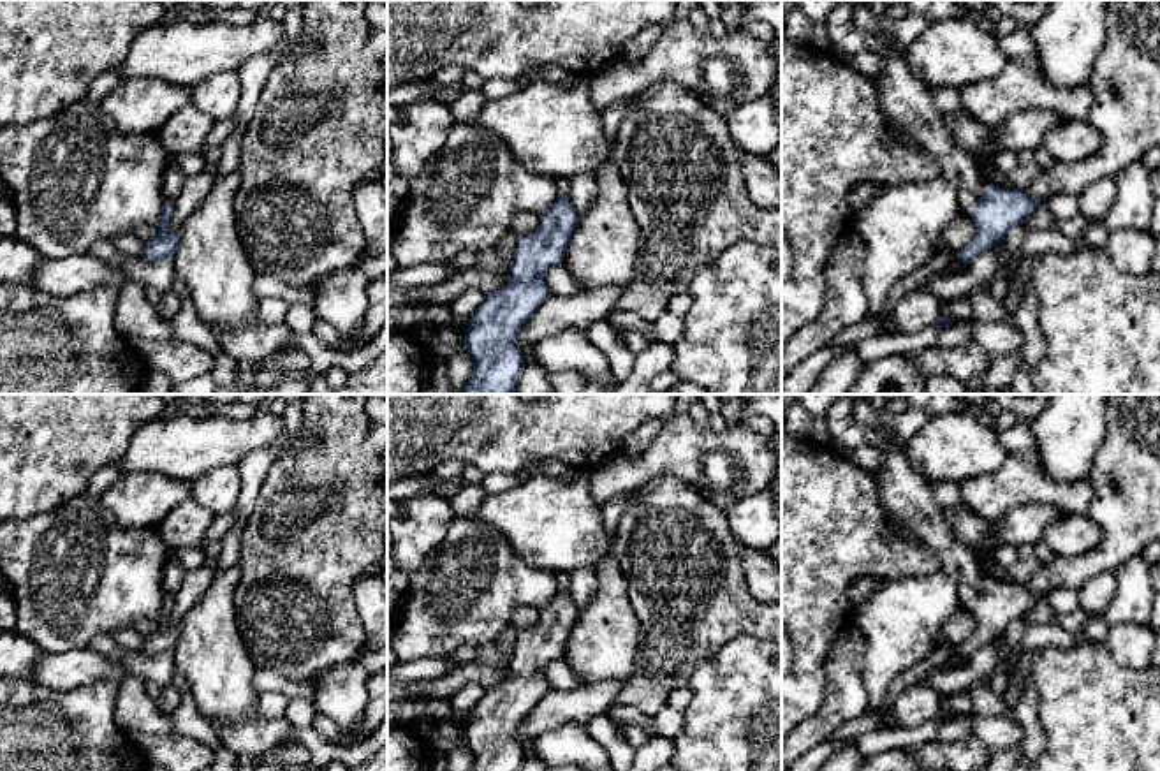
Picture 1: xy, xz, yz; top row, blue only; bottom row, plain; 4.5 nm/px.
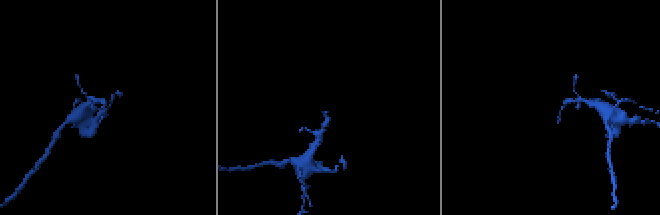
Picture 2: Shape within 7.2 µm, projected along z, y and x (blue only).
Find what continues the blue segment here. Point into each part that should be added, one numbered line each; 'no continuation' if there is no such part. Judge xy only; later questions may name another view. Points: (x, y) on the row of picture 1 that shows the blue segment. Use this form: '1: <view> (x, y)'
1: xy (173, 178)

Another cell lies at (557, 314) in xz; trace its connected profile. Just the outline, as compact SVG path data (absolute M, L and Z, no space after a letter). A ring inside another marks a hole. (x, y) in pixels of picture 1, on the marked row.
M606 285L574 296L549 296L521 327L516 343L525 352L565 329L586 333L591 324L607 319L620 294L620 287Z

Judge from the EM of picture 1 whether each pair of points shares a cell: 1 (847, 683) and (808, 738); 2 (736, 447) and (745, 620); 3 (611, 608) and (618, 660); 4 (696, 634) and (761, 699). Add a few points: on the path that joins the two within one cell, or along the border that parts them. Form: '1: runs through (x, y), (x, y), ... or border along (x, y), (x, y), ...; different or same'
1: runs through (845, 697), (822, 724); same
2: border along (690, 484), (724, 511); different
3: runs through (611, 620), (611, 648); same
4: border along (754, 636), (729, 639), (687, 682); different

